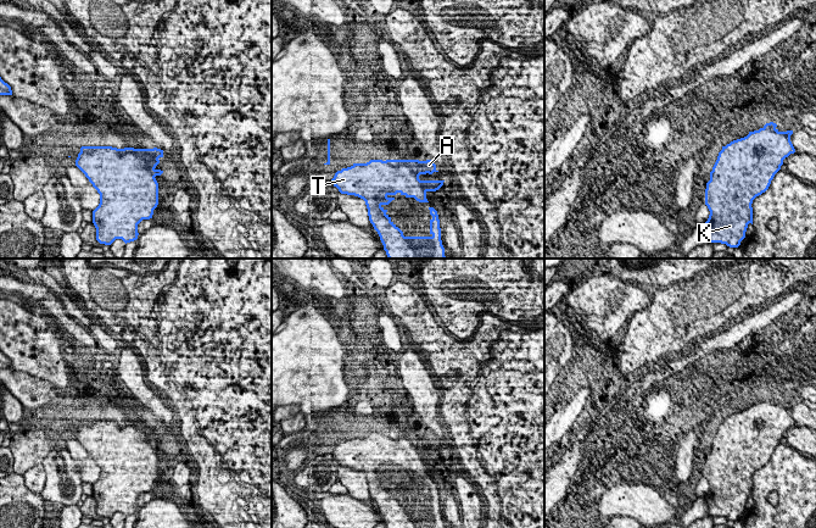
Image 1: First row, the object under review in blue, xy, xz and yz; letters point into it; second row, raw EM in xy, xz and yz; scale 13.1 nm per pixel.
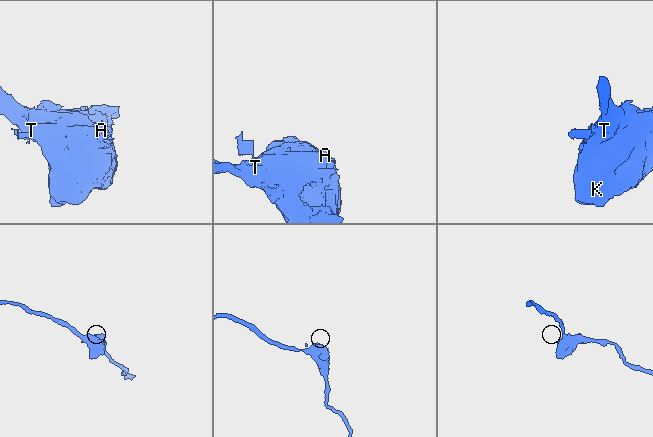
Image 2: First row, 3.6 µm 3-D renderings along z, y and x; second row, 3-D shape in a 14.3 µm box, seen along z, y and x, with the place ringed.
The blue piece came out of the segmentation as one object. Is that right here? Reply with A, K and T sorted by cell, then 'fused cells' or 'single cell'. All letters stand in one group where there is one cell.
A K T | single cell

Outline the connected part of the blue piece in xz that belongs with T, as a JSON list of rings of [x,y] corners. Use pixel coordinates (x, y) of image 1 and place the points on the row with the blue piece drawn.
[[[370,160],[367,163],[353,163],[351,167],[337,171],[331,179],[334,187],[341,194],[354,195],[365,201],[369,221],[378,232],[384,250],[389,259],[446,259],[445,248],[441,240],[441,228],[437,211],[429,207],[430,215],[430,237],[404,237],[403,232],[391,221],[382,206],[395,200],[395,195],[399,193],[406,198],[414,198],[419,202],[429,202],[427,191],[438,190],[445,180],[420,180],[420,174],[432,174],[438,172],[436,165],[431,160]]]

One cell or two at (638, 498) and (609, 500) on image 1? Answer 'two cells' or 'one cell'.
one cell

